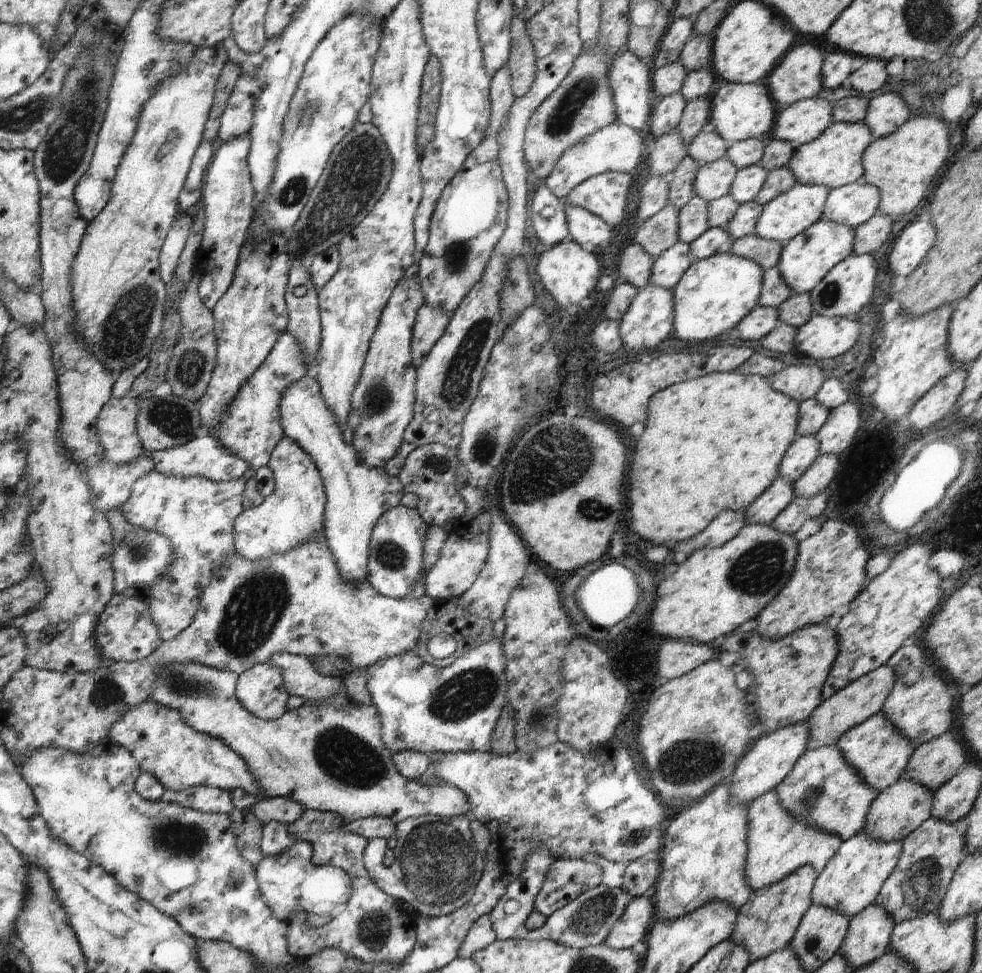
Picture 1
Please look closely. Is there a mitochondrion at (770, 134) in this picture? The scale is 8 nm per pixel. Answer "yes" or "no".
no

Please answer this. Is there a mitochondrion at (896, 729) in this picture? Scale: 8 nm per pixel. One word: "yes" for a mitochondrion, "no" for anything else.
no

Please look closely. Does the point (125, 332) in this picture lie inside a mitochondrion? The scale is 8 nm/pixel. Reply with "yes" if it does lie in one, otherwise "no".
yes

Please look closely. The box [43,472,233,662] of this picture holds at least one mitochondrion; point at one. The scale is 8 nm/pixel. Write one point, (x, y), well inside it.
(138, 551)

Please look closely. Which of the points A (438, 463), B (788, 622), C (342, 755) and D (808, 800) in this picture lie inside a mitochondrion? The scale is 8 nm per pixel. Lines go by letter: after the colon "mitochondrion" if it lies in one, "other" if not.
A: mitochondrion
B: other
C: mitochondrion
D: mitochondrion

